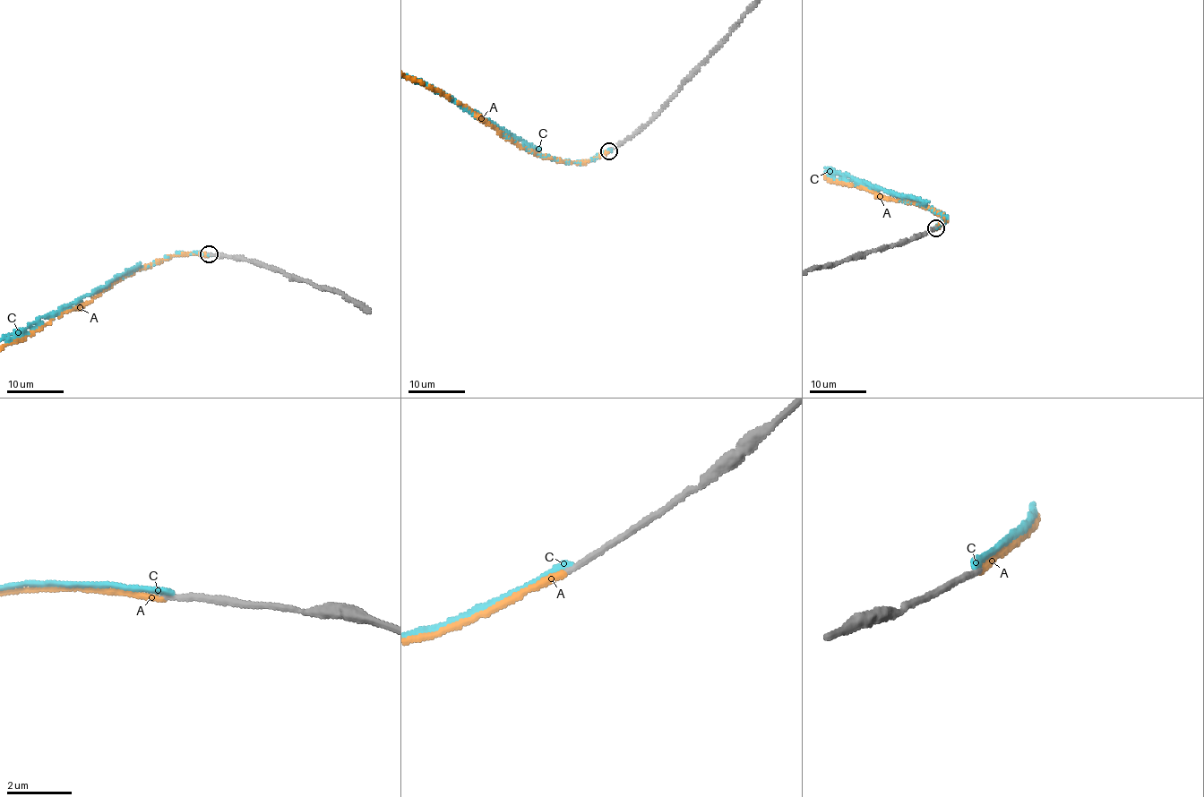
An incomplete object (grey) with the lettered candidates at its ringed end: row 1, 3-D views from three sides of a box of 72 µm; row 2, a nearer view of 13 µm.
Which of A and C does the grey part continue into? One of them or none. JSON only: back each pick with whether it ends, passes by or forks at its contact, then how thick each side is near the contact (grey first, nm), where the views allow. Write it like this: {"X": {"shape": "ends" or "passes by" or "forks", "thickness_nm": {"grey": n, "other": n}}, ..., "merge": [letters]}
{"merge": []}

